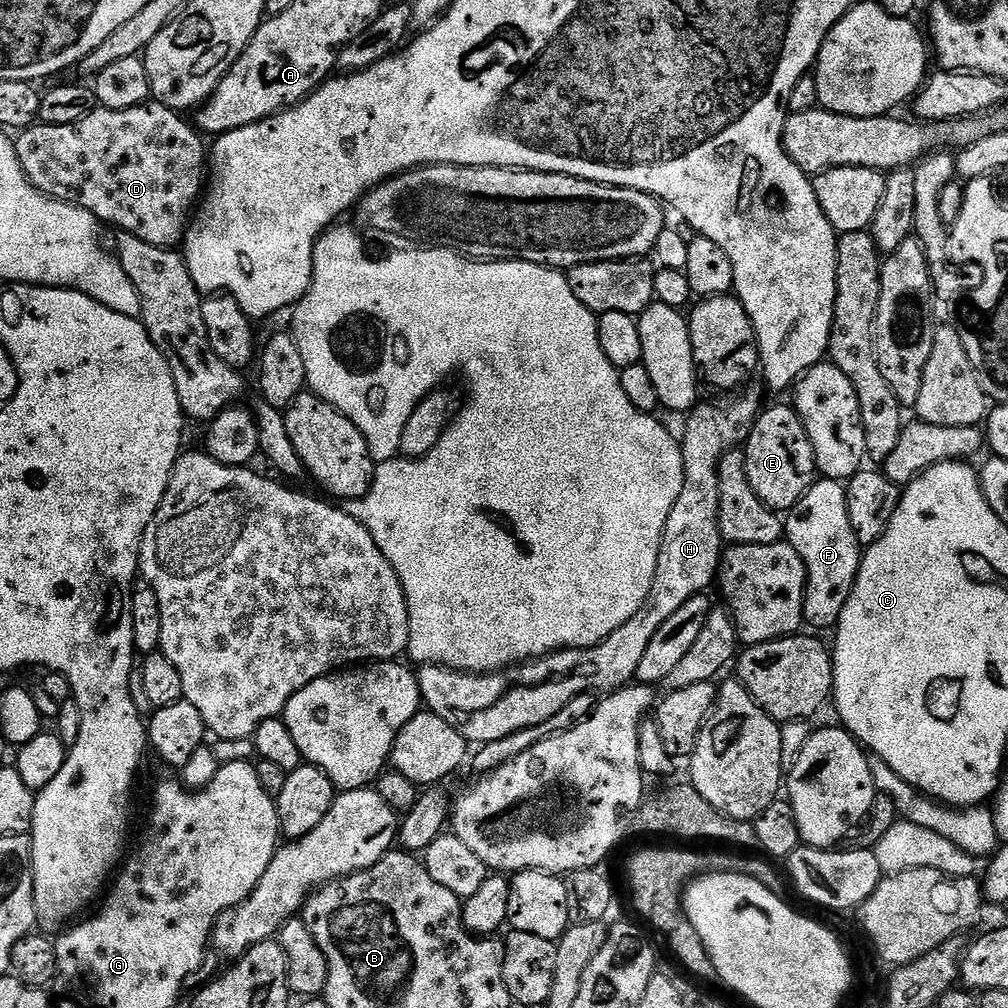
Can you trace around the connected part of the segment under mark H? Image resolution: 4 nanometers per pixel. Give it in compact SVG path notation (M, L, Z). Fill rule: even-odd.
M748 392L737 398L733 404L723 408L720 404L697 403L691 412L687 413L684 424L684 436L680 440L680 449L684 459L684 489L674 502L674 510L670 510L670 518L666 522L666 530L662 538L662 546L658 554L658 566L654 570L654 582L650 586L650 594L646 602L614 634L610 634L600 644L592 648L565 648L552 652L513 667L505 680L496 680L492 674L473 674L460 672L457 668L444 668L440 664L425 664L416 672L416 681L420 687L420 698L423 707L433 712L442 722L450 722L458 734L467 740L469 745L479 746L498 742L498 738L506 738L518 730L526 730L546 722L558 710L562 710L571 700L585 694L607 694L626 688L636 680L638 666L642 666L642 658L646 654L646 646L650 646L654 634L658 634L658 626L667 622L690 598L707 593L708 587L715 585L718 580L720 561L726 545L720 537L720 460L730 451L739 449L752 432L756 417L762 411L760 396L756 392Z

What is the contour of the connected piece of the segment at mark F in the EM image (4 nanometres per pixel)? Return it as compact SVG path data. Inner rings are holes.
M817 479L810 490L786 516L786 542L798 550L798 558L806 566L808 581L804 587L804 624L812 628L835 629L840 622L840 615L854 590L854 582L858 578L862 546L854 534L854 526L850 526L850 510L848 509L848 490L841 481Z

